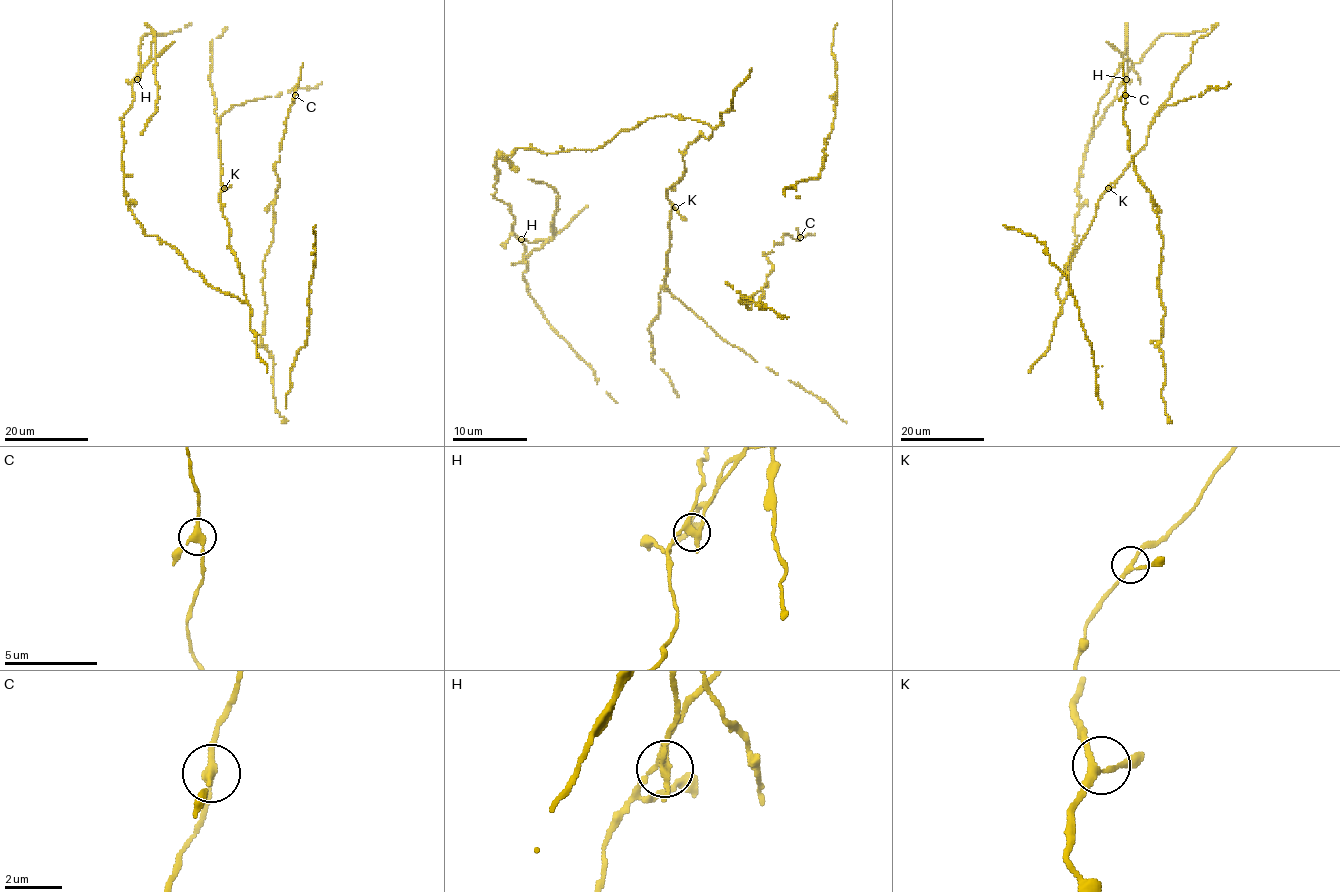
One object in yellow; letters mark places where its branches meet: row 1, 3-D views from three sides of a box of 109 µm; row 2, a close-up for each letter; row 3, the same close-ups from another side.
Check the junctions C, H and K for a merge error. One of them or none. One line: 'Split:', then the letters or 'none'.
Split: H

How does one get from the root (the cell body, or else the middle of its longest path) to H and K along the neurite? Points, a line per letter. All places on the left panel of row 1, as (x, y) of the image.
H: (244, 290), (240, 301), (213, 289), (175, 249), (146, 235), (128, 206), (122, 118), (137, 79)
K: (244, 290), (243, 275), (228, 244), (231, 230), (220, 202), (220, 193), (224, 188)

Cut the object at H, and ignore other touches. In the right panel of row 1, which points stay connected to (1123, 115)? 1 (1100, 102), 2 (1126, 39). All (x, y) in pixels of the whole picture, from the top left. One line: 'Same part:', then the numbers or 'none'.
Same part: none

